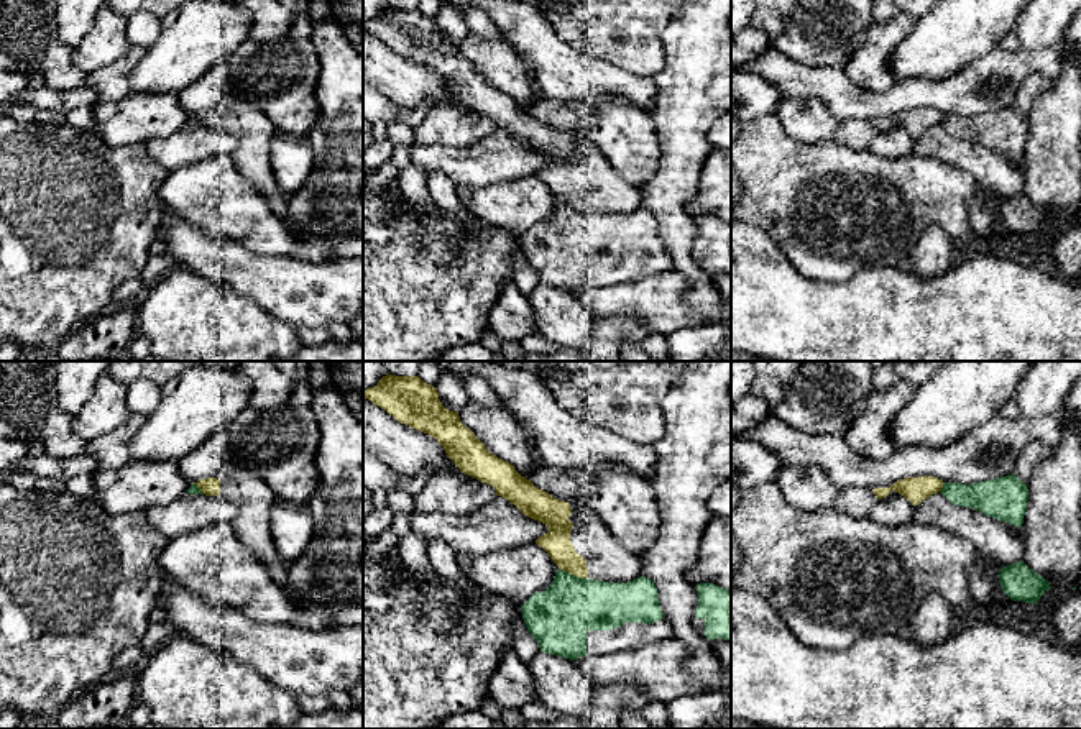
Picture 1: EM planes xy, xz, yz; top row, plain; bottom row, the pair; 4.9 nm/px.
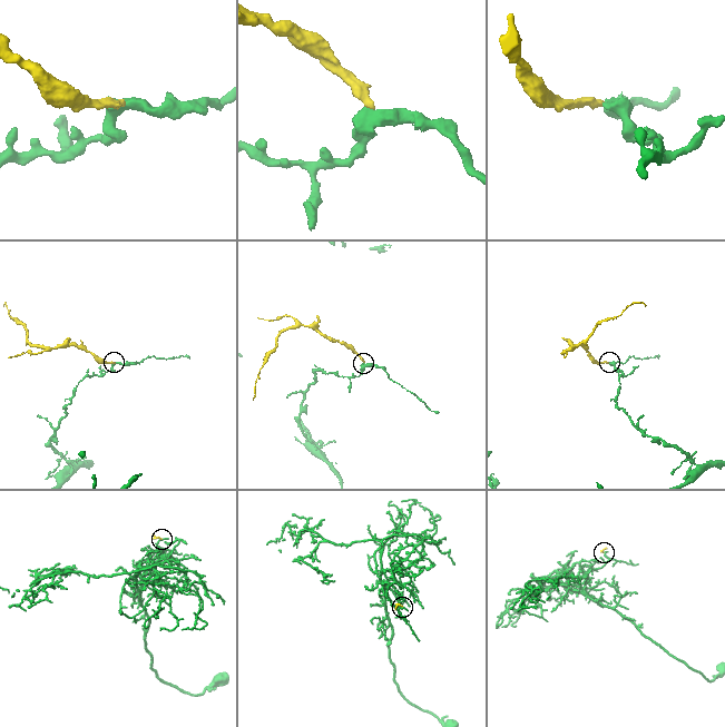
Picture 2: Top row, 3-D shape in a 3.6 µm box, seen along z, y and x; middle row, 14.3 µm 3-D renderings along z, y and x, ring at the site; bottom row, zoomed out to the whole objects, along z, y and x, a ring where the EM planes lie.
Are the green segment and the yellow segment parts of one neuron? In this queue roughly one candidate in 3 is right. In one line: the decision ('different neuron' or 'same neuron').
different neuron

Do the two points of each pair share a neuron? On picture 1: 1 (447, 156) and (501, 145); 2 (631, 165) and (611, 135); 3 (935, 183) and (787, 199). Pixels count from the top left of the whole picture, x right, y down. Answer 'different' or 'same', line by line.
1: same
2: same
3: same

